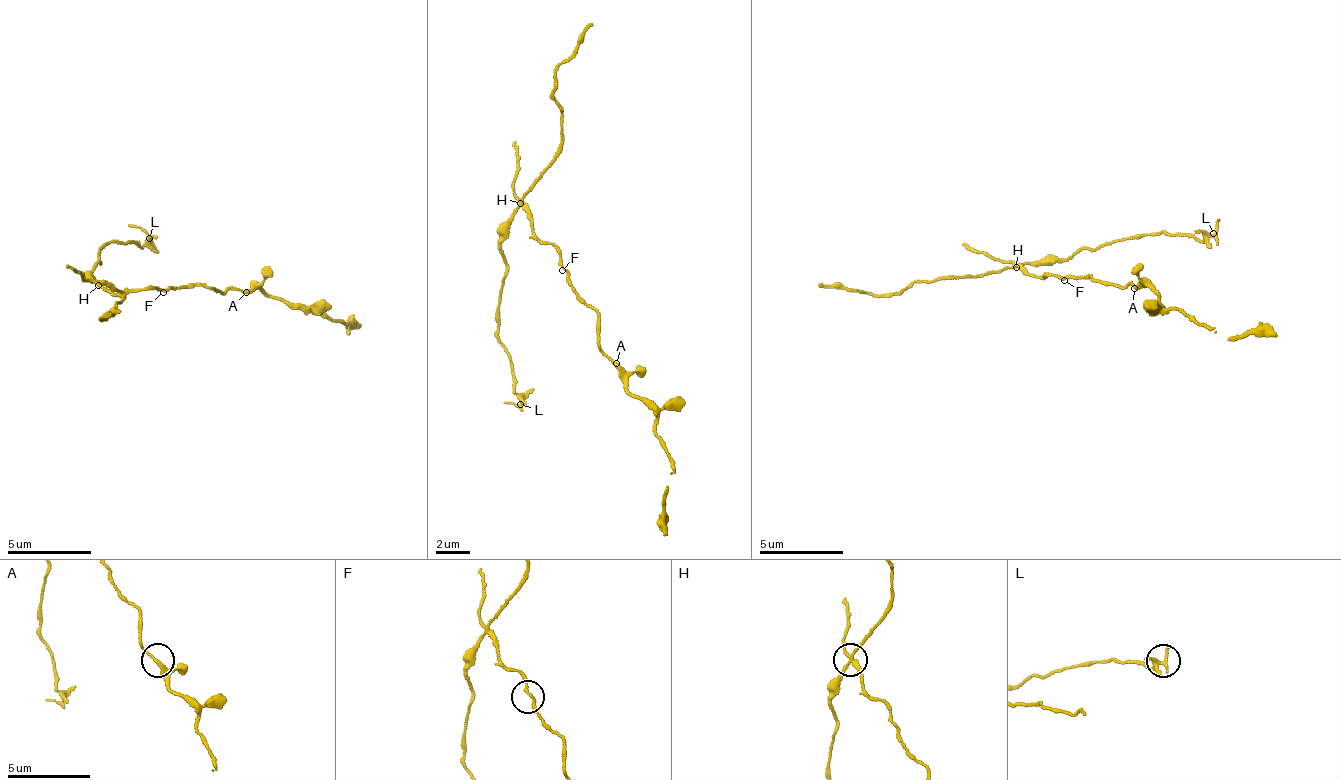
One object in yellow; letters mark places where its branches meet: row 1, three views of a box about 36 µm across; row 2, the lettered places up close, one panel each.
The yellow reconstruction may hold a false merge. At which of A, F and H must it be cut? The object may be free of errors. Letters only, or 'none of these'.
H

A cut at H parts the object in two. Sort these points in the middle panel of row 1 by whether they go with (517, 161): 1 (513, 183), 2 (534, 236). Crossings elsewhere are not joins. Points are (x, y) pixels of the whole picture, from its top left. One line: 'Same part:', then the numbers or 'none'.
Same part: 1, 2

